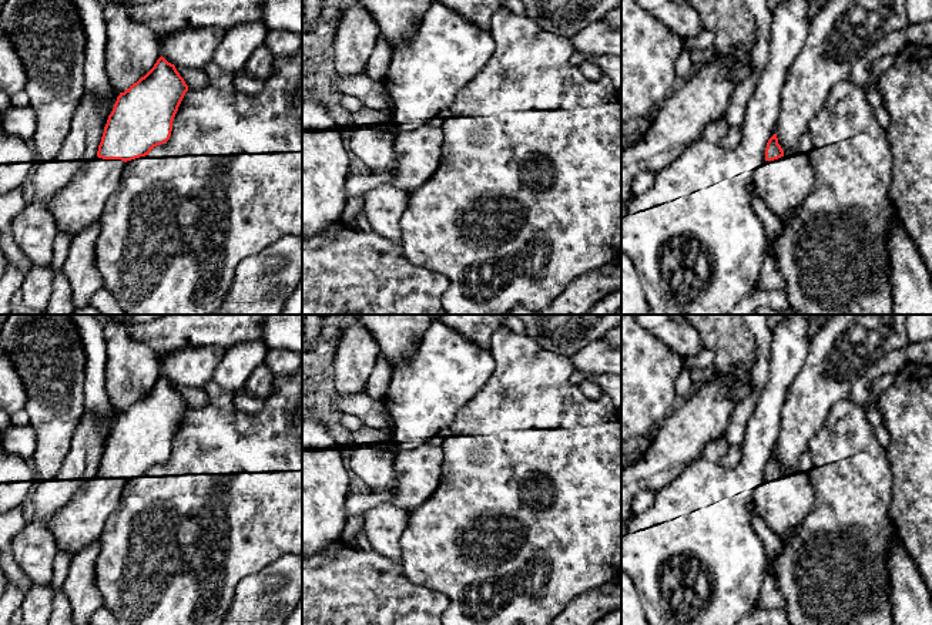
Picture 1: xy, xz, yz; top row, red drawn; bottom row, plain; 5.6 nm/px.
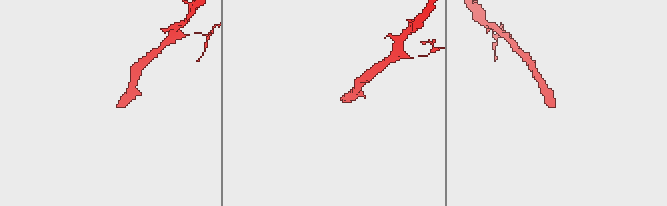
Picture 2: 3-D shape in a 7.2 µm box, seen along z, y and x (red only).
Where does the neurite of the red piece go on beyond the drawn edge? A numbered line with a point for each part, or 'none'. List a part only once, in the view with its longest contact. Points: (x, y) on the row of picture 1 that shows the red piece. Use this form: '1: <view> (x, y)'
1: xy (80, 204)

